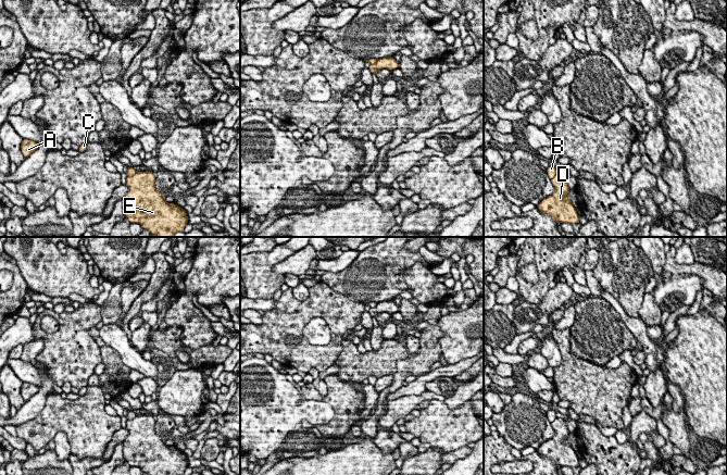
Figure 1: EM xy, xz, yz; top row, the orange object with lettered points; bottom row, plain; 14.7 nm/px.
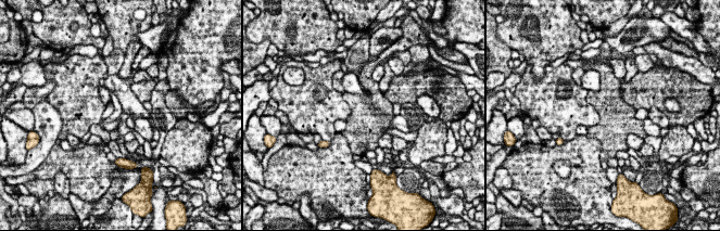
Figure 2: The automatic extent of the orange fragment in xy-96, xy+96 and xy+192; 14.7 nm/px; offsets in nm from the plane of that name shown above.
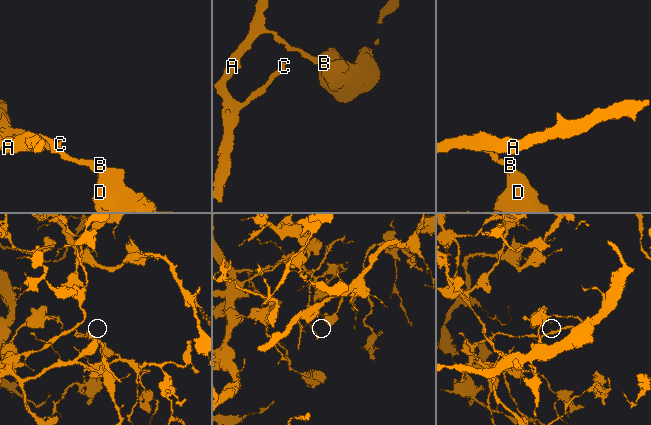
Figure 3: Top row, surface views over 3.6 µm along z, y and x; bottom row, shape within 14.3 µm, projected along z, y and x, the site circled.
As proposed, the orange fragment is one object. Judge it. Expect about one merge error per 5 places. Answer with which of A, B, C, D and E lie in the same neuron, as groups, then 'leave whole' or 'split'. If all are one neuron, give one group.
A B C / D E | split

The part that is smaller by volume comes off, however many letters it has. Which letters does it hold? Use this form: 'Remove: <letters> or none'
Remove: A, B, C

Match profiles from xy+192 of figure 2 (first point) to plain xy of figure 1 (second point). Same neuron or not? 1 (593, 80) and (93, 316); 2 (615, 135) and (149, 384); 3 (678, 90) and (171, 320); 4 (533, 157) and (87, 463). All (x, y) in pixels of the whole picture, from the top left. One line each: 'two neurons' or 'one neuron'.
1: two neurons
2: two neurons
3: two neurons
4: two neurons

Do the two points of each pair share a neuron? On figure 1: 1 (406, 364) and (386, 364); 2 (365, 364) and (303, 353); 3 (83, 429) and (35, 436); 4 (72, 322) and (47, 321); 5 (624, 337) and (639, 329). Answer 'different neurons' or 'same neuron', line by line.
1: different neurons
2: different neurons
3: same neuron
4: different neurons
5: different neurons

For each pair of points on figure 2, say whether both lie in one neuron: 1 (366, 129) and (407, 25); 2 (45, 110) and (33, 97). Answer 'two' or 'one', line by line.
1: one
2: two

